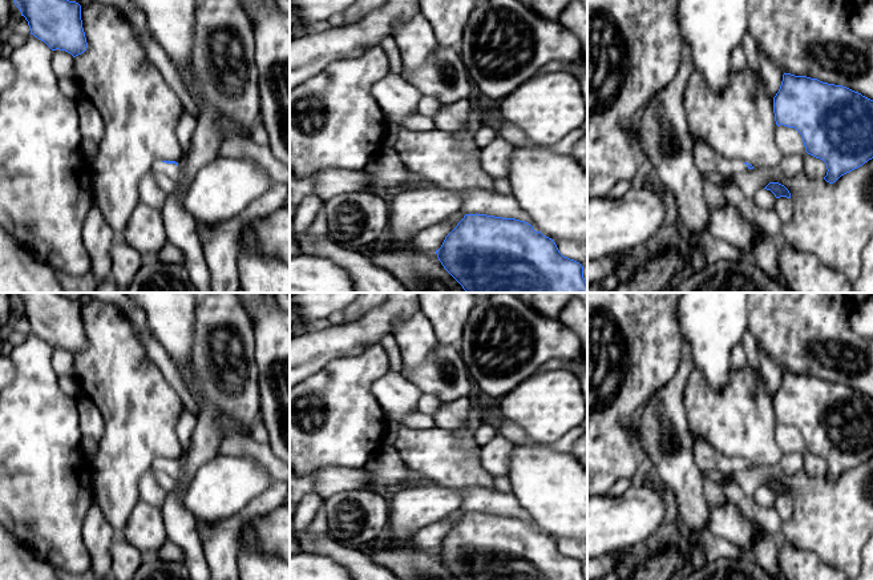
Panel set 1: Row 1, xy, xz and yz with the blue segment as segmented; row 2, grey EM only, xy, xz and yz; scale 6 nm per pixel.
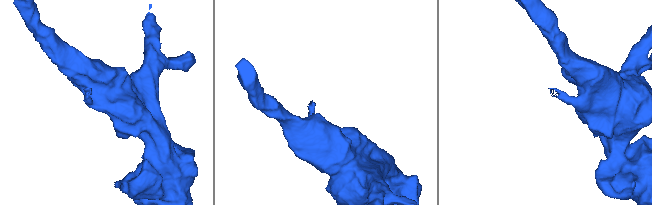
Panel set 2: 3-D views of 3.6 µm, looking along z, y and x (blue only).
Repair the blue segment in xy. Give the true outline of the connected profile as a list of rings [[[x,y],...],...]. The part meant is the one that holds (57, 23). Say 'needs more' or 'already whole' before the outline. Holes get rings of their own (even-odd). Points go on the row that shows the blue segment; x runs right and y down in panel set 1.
already whole; [[[13,0],[28,21],[31,35],[52,51],[60,49],[73,57],[88,48],[81,20],[81,5],[69,0]]]

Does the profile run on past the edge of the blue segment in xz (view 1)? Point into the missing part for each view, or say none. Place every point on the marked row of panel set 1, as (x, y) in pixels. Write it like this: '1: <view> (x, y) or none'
1: none

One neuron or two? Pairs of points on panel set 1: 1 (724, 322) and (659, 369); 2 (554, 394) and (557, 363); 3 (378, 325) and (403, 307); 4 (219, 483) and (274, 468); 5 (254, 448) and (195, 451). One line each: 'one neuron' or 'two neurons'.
1: two neurons
2: two neurons
3: one neuron
4: two neurons
5: two neurons

